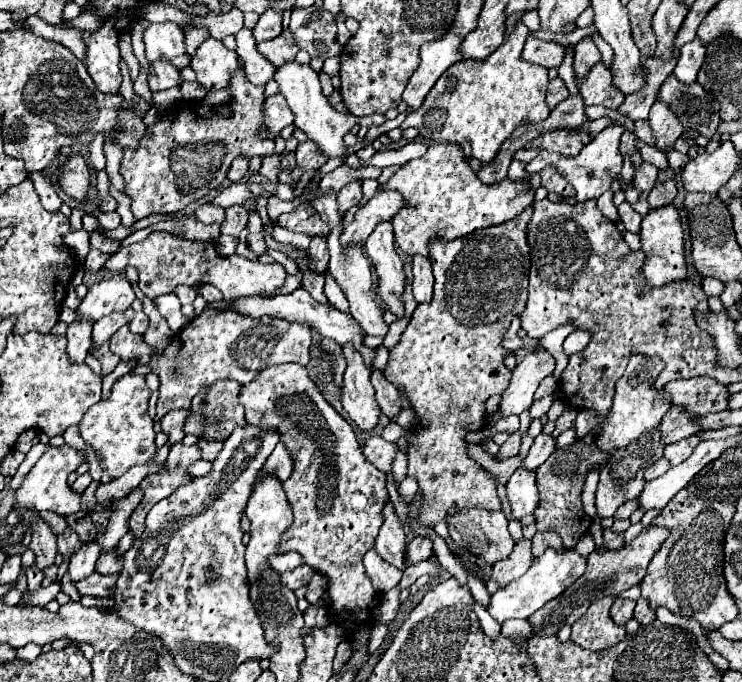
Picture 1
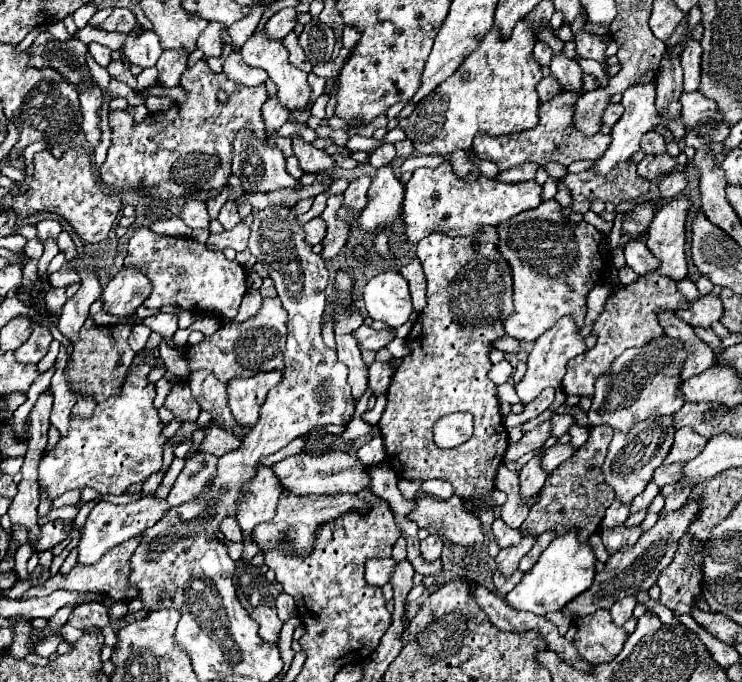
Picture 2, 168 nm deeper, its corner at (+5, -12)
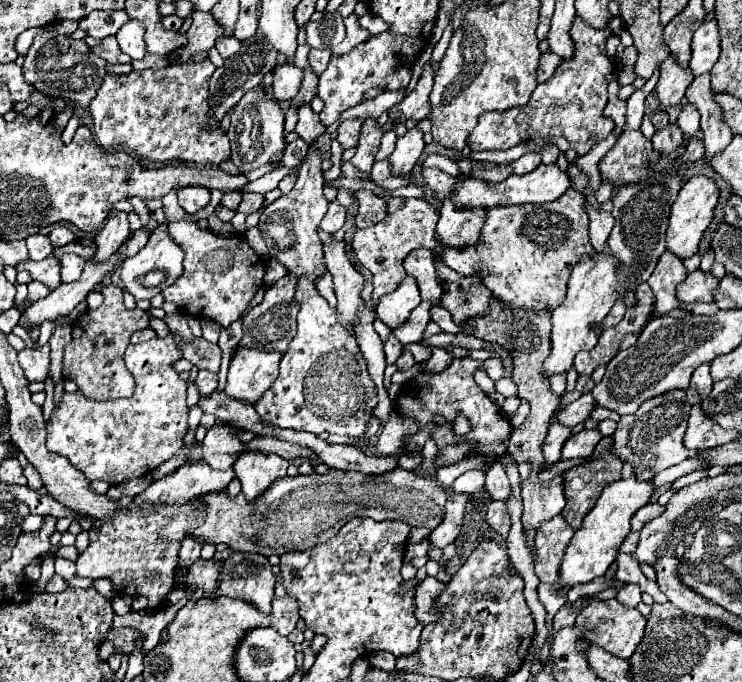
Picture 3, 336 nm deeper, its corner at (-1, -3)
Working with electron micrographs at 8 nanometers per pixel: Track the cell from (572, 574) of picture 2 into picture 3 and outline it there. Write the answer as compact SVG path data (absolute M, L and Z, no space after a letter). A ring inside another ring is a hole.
M632 475L628 479L620 479L616 483L610 483L602 491L598 503L584 517L582 527L574 533L574 539L566 549L564 561L560 565L560 579L562 579L562 585L564 585L562 593L568 593L568 589L576 583L588 583L594 577L602 577L606 573L606 569L616 559L616 553L618 553L620 545L624 543L624 539L630 533L632 515L650 501L654 491L656 491L654 483L638 481L636 475Z

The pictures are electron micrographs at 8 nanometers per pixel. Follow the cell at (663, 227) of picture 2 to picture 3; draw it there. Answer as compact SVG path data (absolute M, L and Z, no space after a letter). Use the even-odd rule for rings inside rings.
M698 175L698 177L692 177L684 183L678 199L672 205L670 223L668 223L668 229L666 229L666 245L668 245L670 253L674 253L680 259L686 259L686 257L692 257L698 251L698 243L704 237L704 231L708 229L708 225L714 217L718 197L720 197L720 189L718 189L718 185L714 183L712 177Z

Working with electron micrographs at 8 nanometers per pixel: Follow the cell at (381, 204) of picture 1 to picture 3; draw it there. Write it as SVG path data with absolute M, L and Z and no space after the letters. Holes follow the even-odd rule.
M412 127L404 137L396 141L394 153L388 157L392 161L392 173L394 175L406 175L412 171L414 163L424 151L424 133L418 127Z

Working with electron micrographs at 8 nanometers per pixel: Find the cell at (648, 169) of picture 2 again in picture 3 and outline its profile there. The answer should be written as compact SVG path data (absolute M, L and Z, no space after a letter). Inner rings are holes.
M670 123L664 129L658 129L654 133L654 137L652 137L652 145L654 145L656 151L660 151L664 155L676 151L682 145L682 131L680 131L680 127Z

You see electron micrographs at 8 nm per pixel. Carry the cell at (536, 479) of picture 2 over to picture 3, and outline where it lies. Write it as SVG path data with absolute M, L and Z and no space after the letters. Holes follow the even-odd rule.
M562 405L556 409L554 413L554 419L550 421L550 431L546 435L546 441L544 441L544 457L546 457L546 463L556 463L560 459L560 453L562 453L562 447L564 443L568 441L568 437L572 435L572 427L562 427L562 423L558 423L556 415L558 411L562 409Z

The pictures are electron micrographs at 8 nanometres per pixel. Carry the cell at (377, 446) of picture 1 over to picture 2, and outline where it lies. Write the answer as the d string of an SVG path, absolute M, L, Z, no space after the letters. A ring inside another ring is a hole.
M330 452L324 456L310 456L310 454L296 454L272 464L282 488L288 494L302 496L302 494L342 494L350 492L356 494L370 484L368 468L358 460L356 452Z

